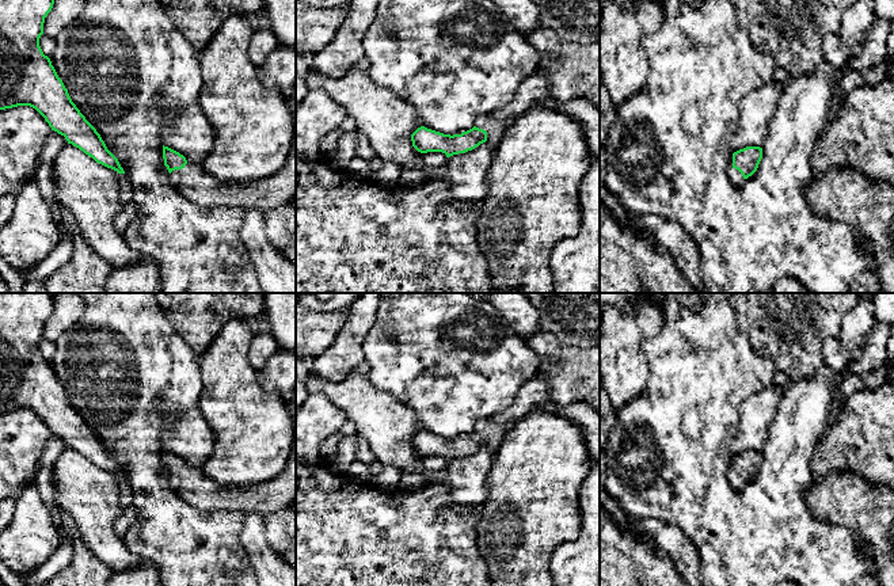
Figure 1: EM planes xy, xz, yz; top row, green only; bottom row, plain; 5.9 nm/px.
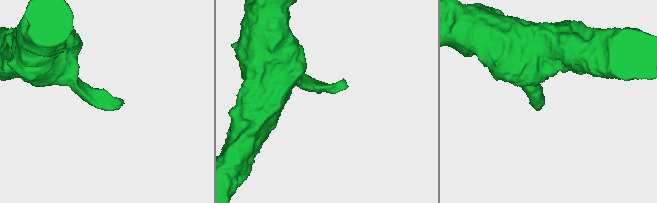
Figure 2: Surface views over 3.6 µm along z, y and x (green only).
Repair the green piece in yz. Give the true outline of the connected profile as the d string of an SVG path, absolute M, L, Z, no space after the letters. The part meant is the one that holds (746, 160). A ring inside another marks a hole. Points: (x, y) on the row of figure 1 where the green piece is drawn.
M746 146L733 153L733 168L730 170L734 183L739 184L752 176L762 159L762 148Z

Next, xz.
M482 117L472 129L453 136L421 126L411 134L411 141L412 146L421 153L442 152L446 157L450 157L472 151L483 142L495 149L513 123L514 119L497 121Z

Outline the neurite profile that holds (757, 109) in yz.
M772 79L743 96L738 109L737 128L730 141L733 153L746 146L762 148L784 90L785 83Z

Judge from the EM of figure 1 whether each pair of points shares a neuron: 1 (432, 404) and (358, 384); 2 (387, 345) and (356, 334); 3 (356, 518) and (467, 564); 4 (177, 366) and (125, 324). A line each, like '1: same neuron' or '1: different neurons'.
1: different neurons
2: different neurons
3: same neuron
4: same neuron

